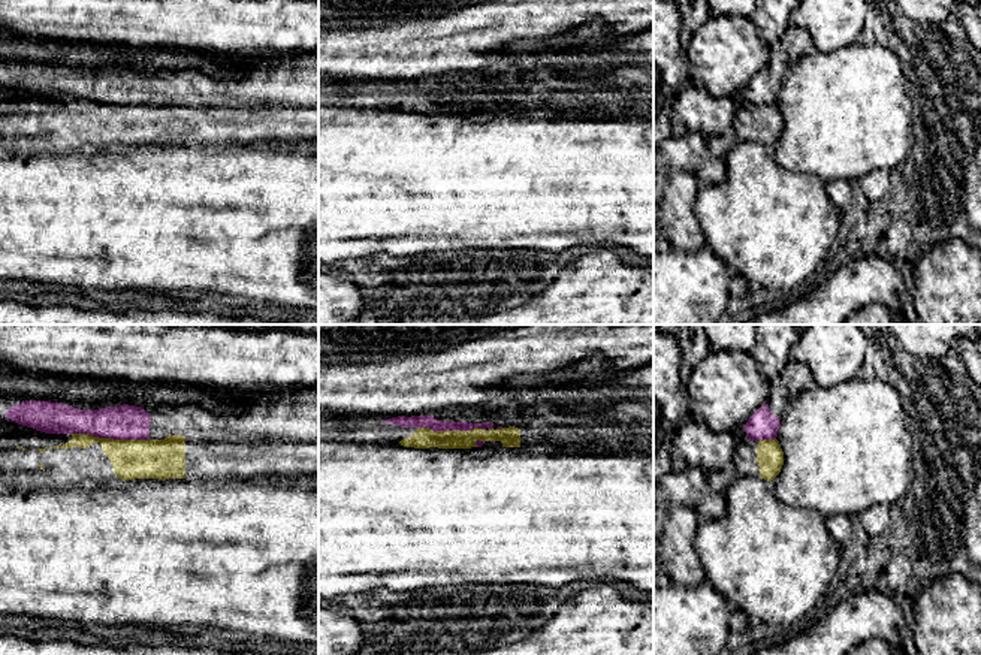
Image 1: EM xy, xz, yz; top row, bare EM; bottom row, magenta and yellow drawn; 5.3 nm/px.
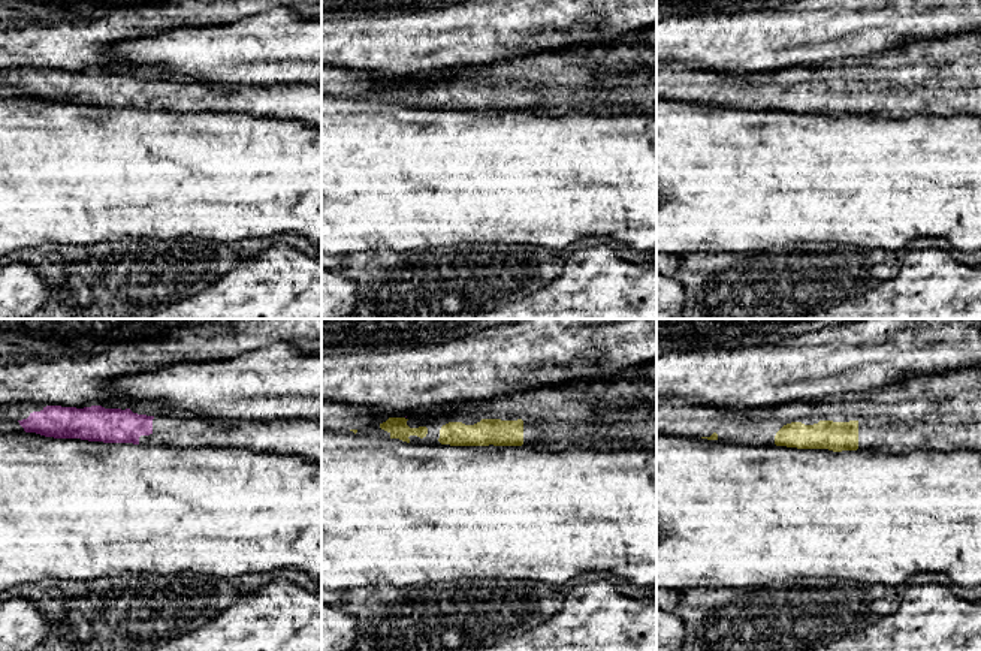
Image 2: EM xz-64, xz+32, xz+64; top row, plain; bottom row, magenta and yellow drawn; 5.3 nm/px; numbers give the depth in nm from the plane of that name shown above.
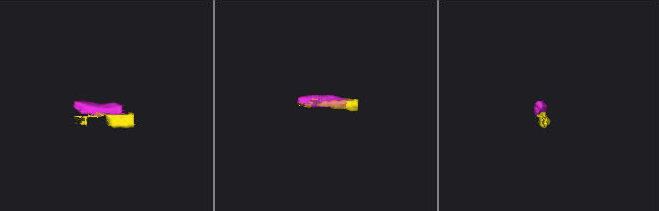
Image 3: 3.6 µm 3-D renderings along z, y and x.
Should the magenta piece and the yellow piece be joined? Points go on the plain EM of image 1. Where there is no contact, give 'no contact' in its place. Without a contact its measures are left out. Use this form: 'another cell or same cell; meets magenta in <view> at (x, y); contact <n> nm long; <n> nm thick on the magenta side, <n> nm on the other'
another cell; meets magenta in xy at (111, 102); contact 420 nm long; 190 nm thick on the magenta side, 220 nm on the other

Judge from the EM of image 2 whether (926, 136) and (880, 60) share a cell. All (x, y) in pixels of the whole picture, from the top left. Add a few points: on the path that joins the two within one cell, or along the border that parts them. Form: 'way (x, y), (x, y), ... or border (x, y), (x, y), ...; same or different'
border (878, 112), (895, 117), (948, 115); different

